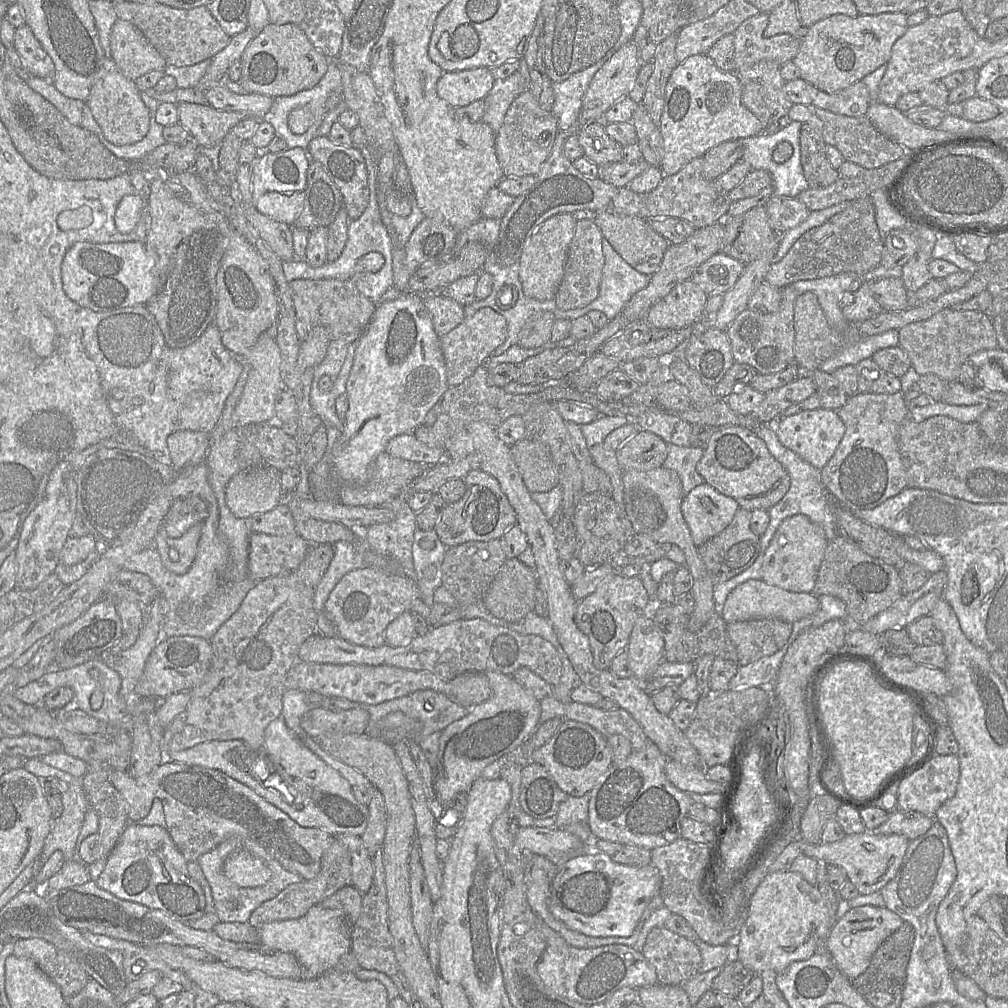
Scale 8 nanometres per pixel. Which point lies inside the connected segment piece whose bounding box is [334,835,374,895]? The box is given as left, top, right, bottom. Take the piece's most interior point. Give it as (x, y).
(362, 871)

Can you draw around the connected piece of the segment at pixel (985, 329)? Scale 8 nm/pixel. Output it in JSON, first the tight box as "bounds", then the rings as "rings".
{"bounds":[898,308,998,382],"rings":[[[946,308],[927,320],[898,330],[899,347],[908,355],[920,375],[934,374],[946,382],[956,382],[963,363],[976,352],[998,348],[992,318],[980,311],[954,311]]]}

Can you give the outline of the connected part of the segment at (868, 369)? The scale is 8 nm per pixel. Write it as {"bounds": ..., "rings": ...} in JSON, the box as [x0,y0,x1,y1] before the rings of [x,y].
{"bounds":[855,358,901,394],"rings":[[[872,358],[862,360],[855,367],[858,393],[894,394],[901,391],[899,378],[886,373]]]}

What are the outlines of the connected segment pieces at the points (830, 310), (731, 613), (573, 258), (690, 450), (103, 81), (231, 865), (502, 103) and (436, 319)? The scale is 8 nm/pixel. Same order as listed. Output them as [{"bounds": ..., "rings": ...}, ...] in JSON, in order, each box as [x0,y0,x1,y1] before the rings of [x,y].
[{"bounds":[792,273,863,326],"rings":[[[851,273],[837,274],[830,277],[813,280],[802,280],[792,283],[798,296],[805,292],[816,294],[819,304],[830,326],[846,325],[846,321],[839,307],[839,299],[846,291],[853,292],[853,287],[861,281],[863,276]]]},{"bounds":[718,579,819,624],"rings":[[[749,579],[730,592],[724,605],[718,608],[727,624],[765,618],[777,618],[794,623],[815,614],[819,606],[818,597],[813,593],[791,592],[769,585],[761,579]]]},{"bounds":[554,220,604,311],"rings":[[[593,220],[577,221],[568,249],[564,276],[554,297],[558,309],[567,311],[581,308],[597,298],[604,267],[602,238],[602,232]]]},{"bounds":[663,444,704,497],"rings":[[[667,444],[667,457],[663,467],[674,470],[682,484],[683,497],[693,488],[704,483],[703,477],[696,471],[696,465],[704,454],[703,447],[683,447]]]},{"bounds":[85,57,150,146],"rings":[[[105,57],[85,103],[104,137],[114,145],[123,146],[139,142],[149,130],[150,114],[140,97],[140,90],[134,81],[120,71],[112,57]]]},{"bounds":[223,849,271,888],"rings":[[[242,849],[226,858],[223,873],[231,882],[243,888],[263,885],[271,876],[270,870],[260,859]]]},{"bounds":[482,59,529,133],"rings":[[[521,59],[519,70],[509,77],[495,80],[494,84],[483,99],[485,112],[482,121],[497,133],[501,127],[505,114],[513,100],[524,90],[528,89],[529,70],[527,63]]]},{"bounds":[423,293,465,337],"rings":[[[440,293],[423,295],[435,333],[442,337],[458,326],[465,318],[464,309],[457,301]]]}]

